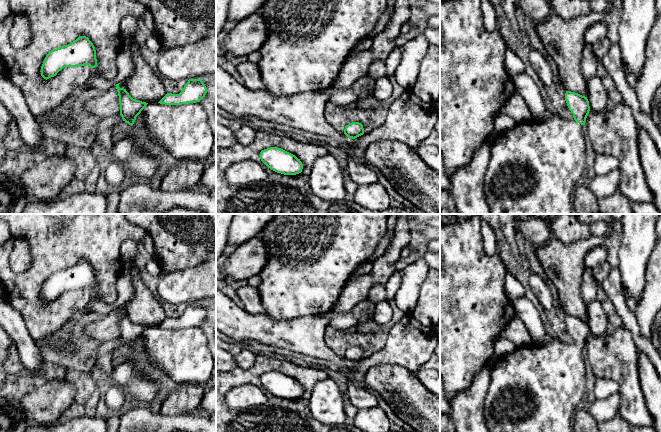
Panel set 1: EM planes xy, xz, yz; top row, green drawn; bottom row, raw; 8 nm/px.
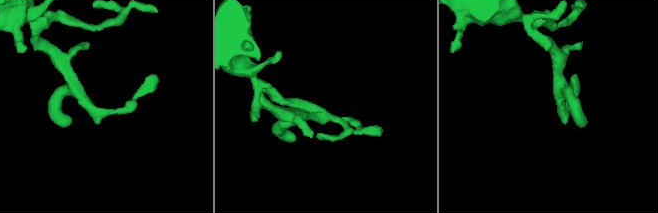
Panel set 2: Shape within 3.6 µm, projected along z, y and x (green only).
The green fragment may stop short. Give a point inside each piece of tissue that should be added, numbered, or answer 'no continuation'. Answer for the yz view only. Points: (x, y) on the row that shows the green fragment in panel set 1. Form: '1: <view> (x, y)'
1: yz (533, 169)

